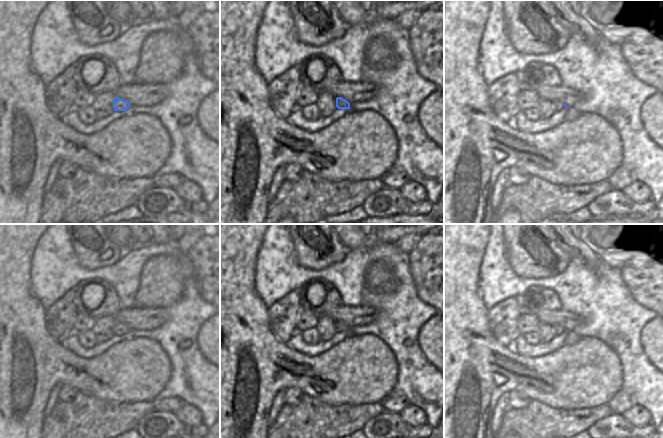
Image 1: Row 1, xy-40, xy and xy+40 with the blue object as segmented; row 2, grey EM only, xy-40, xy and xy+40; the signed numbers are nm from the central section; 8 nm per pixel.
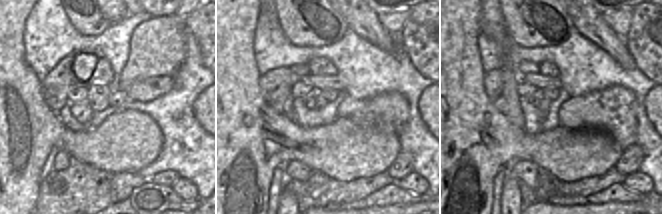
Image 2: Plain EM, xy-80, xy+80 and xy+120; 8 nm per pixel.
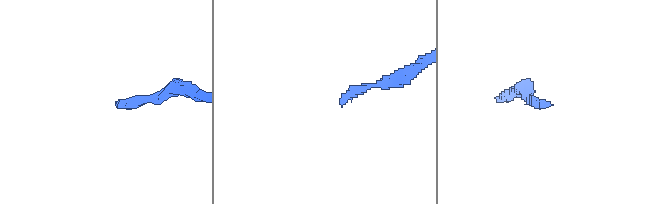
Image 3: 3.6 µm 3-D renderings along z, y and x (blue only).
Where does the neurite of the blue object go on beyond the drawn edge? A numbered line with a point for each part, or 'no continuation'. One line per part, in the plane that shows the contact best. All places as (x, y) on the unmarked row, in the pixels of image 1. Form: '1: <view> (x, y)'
1: xy+40 (559, 327)

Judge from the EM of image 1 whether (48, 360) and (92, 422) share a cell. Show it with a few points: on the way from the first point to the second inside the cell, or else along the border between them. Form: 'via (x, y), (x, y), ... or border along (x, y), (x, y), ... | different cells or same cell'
border along (76, 390), (86, 392), (98, 399) | different cells

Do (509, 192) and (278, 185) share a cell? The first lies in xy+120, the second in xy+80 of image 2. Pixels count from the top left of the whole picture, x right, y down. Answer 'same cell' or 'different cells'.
different cells

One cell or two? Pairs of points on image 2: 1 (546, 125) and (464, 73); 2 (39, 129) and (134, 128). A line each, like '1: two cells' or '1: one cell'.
1: two cells
2: one cell

